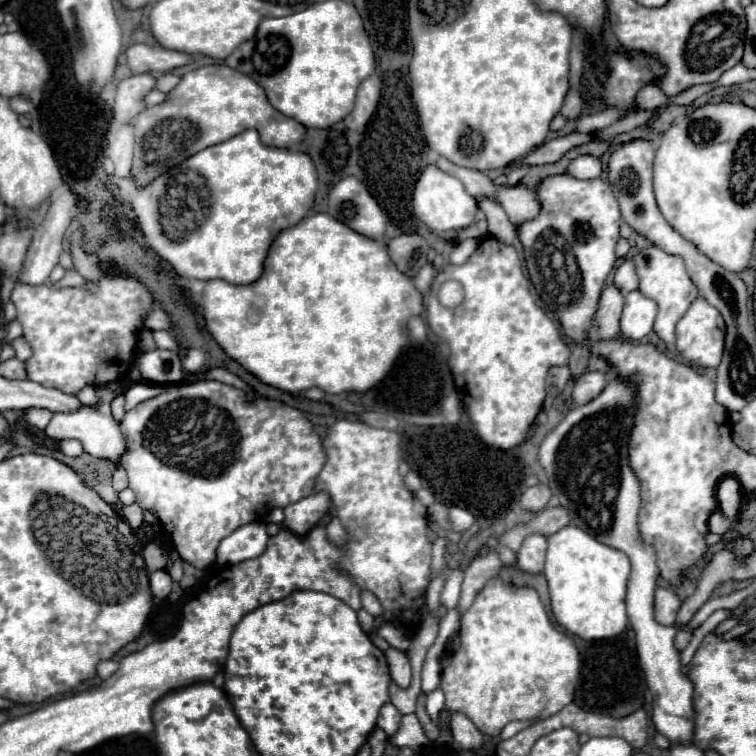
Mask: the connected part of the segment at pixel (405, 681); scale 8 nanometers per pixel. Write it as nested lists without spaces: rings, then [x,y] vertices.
[[[388,648],[386,652],[386,658],[388,658],[388,664],[390,664],[390,674],[392,674],[392,680],[400,686],[400,688],[410,688],[410,664],[408,664],[408,658],[402,650],[396,650],[396,648]]]

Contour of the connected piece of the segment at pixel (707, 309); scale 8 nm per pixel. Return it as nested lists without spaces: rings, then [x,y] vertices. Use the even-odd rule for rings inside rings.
[[[698,296],[688,312],[676,324],[676,350],[692,364],[702,368],[716,368],[722,360],[722,346],[726,340],[726,322],[722,322],[722,314],[714,306],[710,306],[702,296]]]

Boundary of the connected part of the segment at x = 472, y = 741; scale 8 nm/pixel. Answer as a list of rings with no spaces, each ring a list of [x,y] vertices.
[[[462,714],[452,716],[454,746],[462,750],[478,750],[484,744],[484,734]]]

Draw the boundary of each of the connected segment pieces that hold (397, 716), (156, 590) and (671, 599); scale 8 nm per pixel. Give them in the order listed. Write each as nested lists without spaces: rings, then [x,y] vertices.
[[[386,702],[386,706],[380,708],[378,728],[382,728],[388,736],[394,736],[398,732],[398,728],[400,728],[400,720],[402,720],[402,714],[396,710],[396,706]]]
[[[156,570],[156,572],[150,572],[148,578],[150,578],[152,594],[156,598],[164,600],[170,594],[170,590],[172,590],[172,578],[168,576],[168,572],[166,570]]]
[[[658,588],[654,596],[654,618],[658,624],[672,626],[676,622],[676,612],[680,608],[680,600],[672,588]]]

